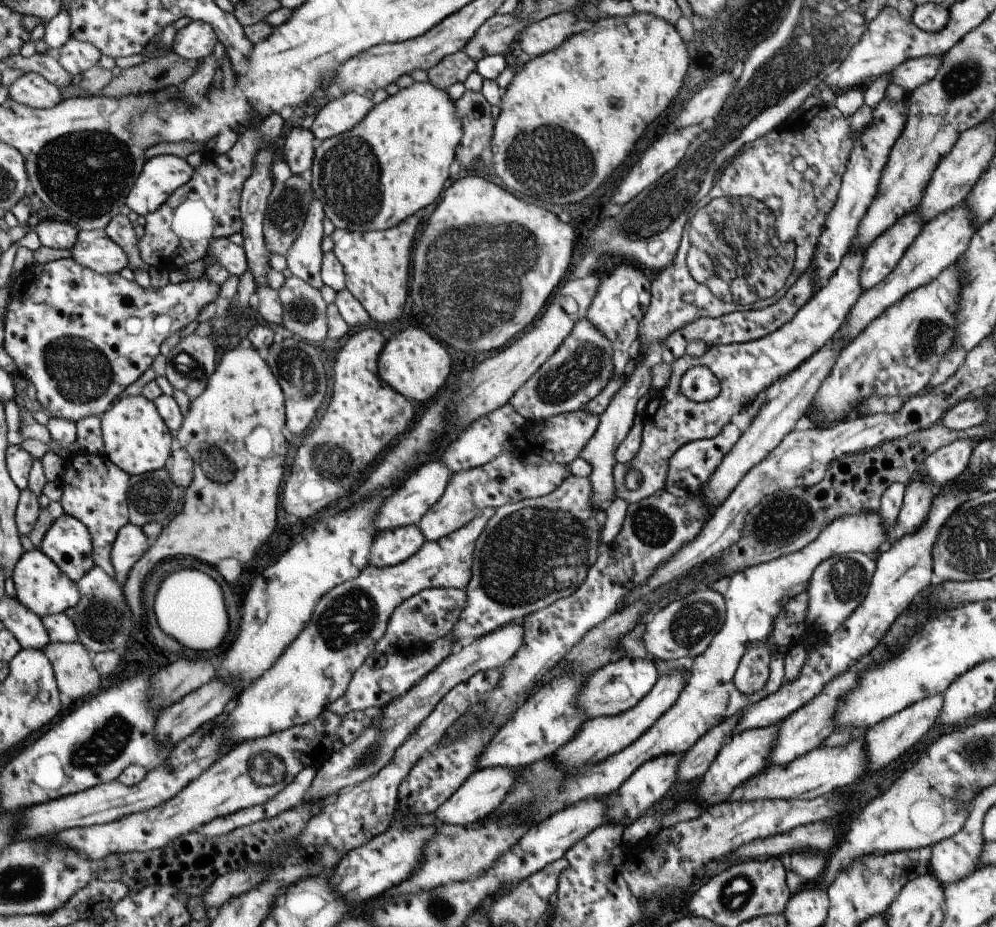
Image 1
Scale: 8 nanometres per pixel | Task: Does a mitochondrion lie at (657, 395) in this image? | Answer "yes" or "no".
no

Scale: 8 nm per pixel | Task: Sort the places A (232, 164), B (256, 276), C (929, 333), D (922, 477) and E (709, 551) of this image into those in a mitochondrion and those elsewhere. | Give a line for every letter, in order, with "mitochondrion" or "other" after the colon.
A: other
B: other
C: mitochondrion
D: other
E: other

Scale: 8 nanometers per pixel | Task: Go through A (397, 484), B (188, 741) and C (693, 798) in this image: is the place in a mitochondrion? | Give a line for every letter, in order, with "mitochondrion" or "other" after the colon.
A: other
B: other
C: other

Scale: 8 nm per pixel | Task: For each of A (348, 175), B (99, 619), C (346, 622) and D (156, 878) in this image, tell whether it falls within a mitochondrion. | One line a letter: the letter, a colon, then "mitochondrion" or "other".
A: mitochondrion
B: mitochondrion
C: mitochondrion
D: other

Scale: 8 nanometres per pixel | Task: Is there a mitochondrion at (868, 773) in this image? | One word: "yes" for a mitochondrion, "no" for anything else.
no

